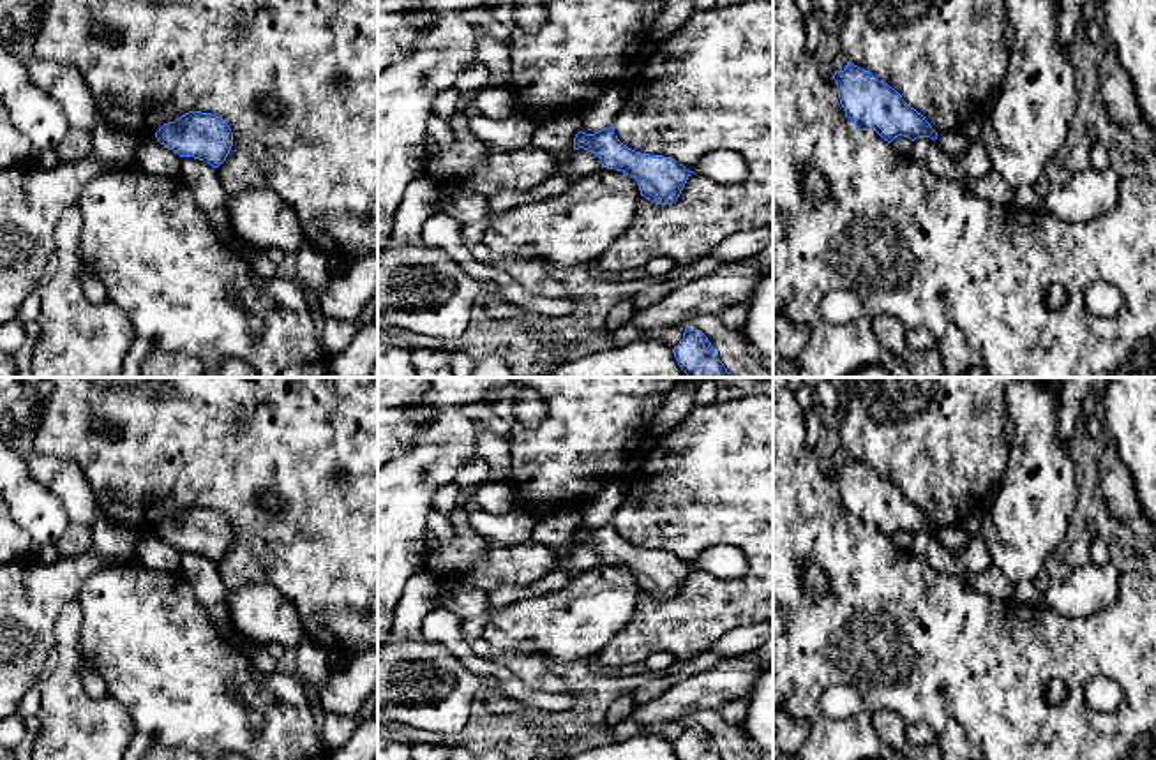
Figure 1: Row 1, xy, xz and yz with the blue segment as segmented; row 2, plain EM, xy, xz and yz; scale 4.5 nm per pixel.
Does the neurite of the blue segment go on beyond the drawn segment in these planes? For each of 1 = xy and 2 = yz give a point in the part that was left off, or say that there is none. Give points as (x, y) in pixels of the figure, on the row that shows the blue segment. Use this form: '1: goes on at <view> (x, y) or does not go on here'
1: does not go on here
2: does not go on here

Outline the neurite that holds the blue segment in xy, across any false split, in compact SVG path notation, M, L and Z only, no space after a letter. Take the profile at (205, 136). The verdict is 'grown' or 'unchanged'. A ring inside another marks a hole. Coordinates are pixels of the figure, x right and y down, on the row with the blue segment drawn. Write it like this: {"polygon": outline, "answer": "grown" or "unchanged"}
{"polygon": "M189 111L175 122L164 123L155 138L180 157L194 157L212 168L219 168L233 146L229 125L222 118L201 111Z", "answer": "unchanged"}

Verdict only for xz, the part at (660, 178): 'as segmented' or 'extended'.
as segmented

